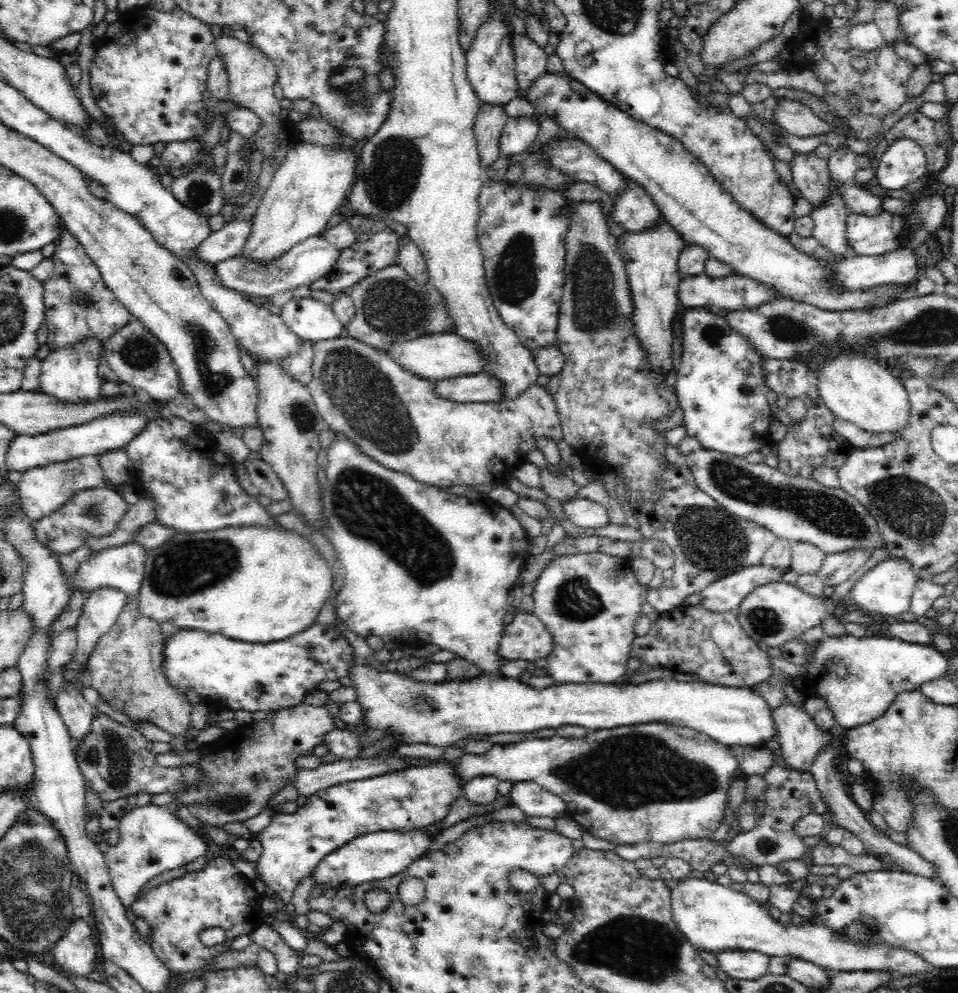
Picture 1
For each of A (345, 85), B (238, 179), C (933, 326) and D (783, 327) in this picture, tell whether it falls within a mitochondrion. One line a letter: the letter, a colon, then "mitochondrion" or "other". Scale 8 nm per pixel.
A: mitochondrion
B: mitochondrion
C: mitochondrion
D: mitochondrion

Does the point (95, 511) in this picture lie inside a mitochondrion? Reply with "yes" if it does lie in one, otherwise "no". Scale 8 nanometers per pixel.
yes

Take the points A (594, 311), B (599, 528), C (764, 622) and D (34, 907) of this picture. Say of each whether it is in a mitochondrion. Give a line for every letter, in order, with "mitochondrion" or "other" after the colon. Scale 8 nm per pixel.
A: mitochondrion
B: other
C: mitochondrion
D: mitochondrion

